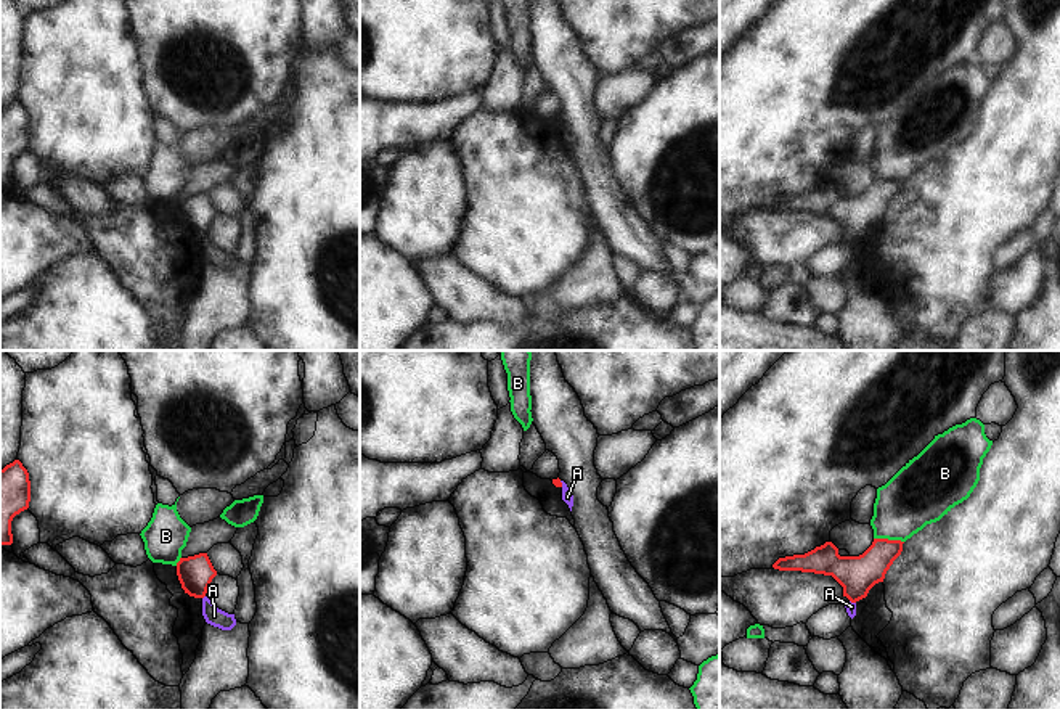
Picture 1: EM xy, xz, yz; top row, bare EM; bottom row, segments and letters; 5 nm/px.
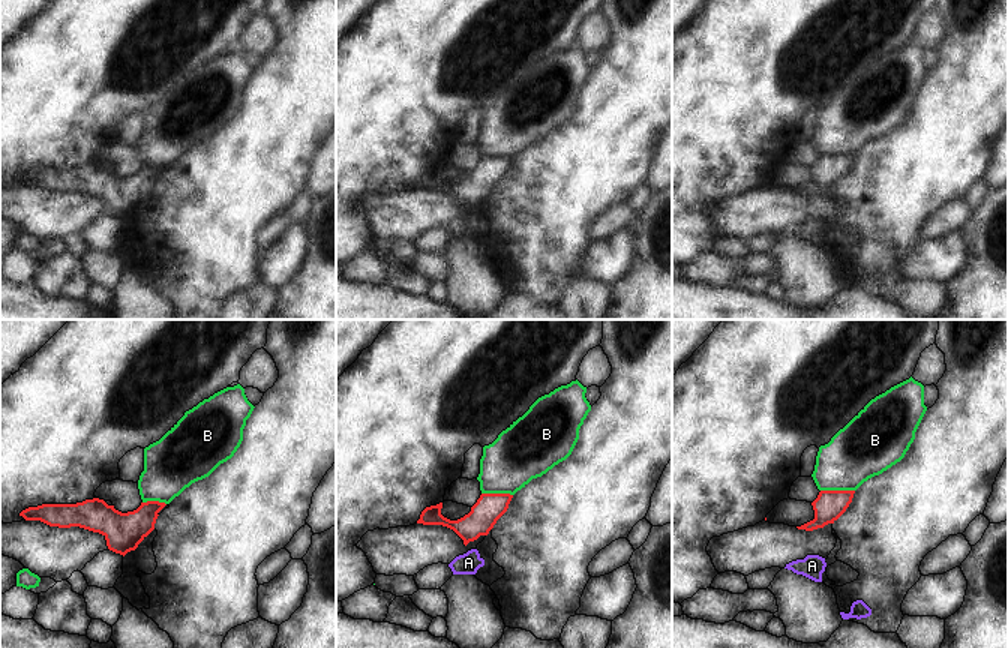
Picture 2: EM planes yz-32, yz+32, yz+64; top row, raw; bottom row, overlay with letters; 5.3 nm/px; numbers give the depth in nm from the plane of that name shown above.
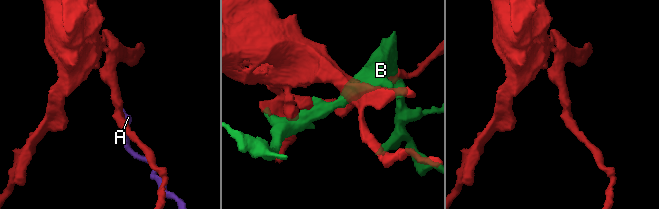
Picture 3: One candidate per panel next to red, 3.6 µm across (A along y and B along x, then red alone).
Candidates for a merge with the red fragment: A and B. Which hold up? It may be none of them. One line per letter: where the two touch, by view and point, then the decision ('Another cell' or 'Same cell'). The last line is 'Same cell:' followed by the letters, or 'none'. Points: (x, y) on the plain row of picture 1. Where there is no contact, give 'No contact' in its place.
A: Touches red at xz (561, 124). Another cell
B: Touches red at yz (887, 179). Another cell
Same cell: none

